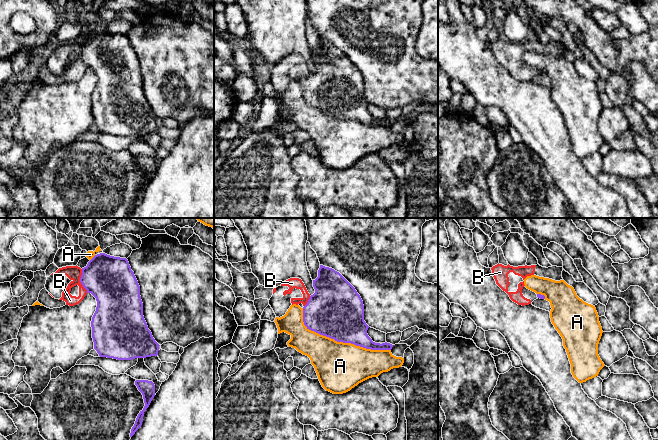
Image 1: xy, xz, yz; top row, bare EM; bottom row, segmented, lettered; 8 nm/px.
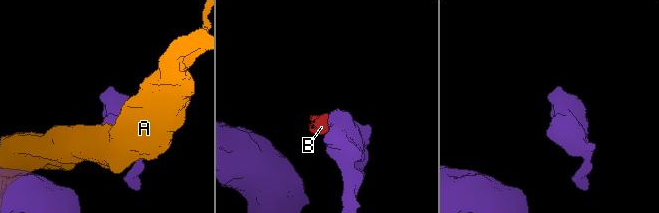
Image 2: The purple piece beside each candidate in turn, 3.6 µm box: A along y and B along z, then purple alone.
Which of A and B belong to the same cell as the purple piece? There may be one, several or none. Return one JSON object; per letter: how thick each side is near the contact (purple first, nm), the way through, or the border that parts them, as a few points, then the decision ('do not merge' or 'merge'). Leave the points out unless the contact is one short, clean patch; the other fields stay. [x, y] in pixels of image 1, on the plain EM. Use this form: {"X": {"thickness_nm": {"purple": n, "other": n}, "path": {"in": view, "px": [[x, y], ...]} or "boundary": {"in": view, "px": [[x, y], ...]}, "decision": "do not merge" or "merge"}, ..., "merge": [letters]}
{"A": {"thickness_nm": {"purple": 440, "other": 380}, "decision": "do not merge"}, "B": {"thickness_nm": {"purple": 380, "other": 120}, "path": {"in": "xy", "px": [[109, 55], [80, 57], [74, 49]]}, "decision": "merge"}, "merge": ["B"]}

